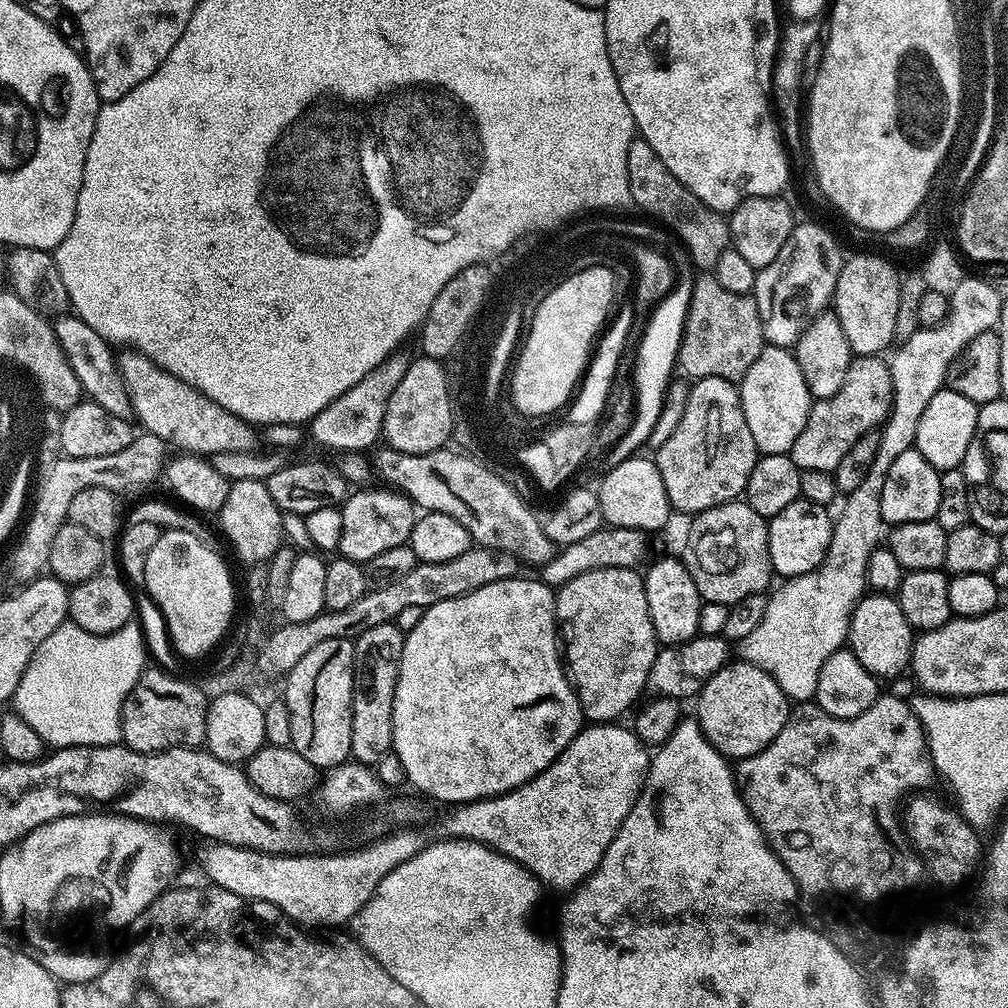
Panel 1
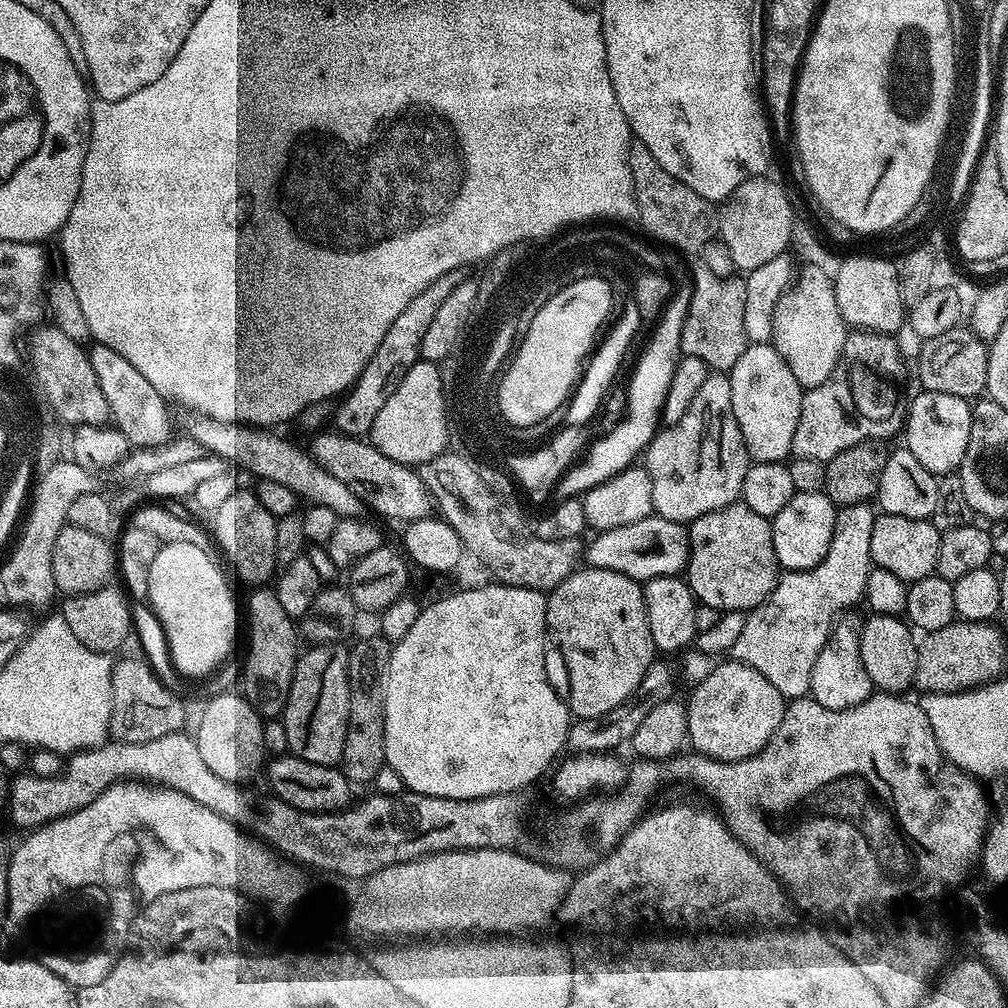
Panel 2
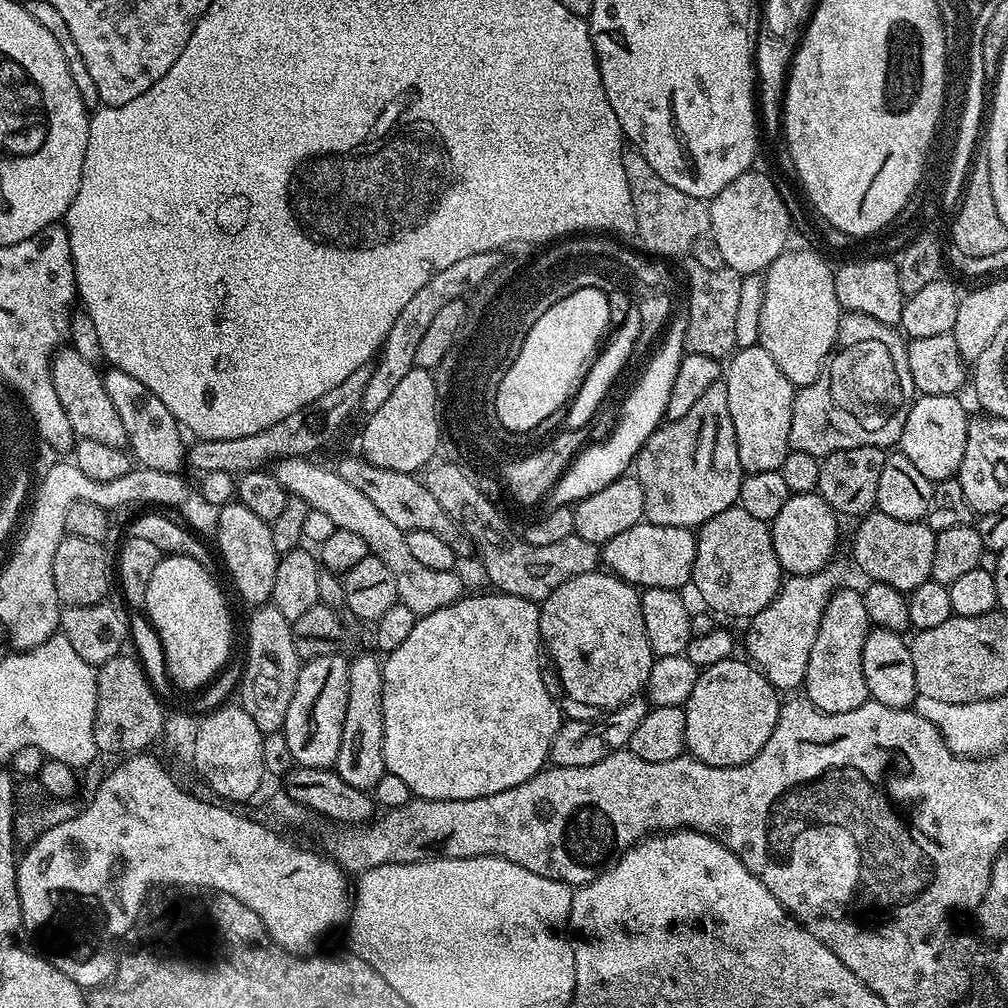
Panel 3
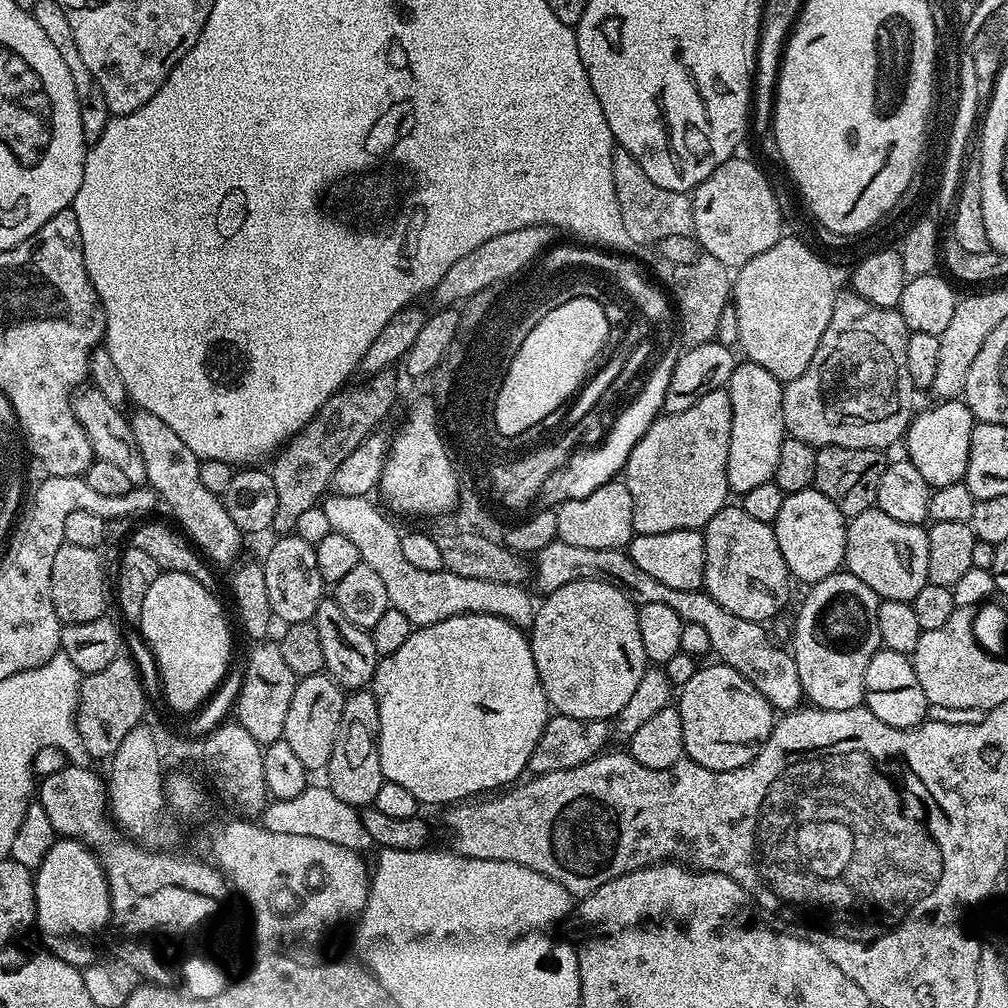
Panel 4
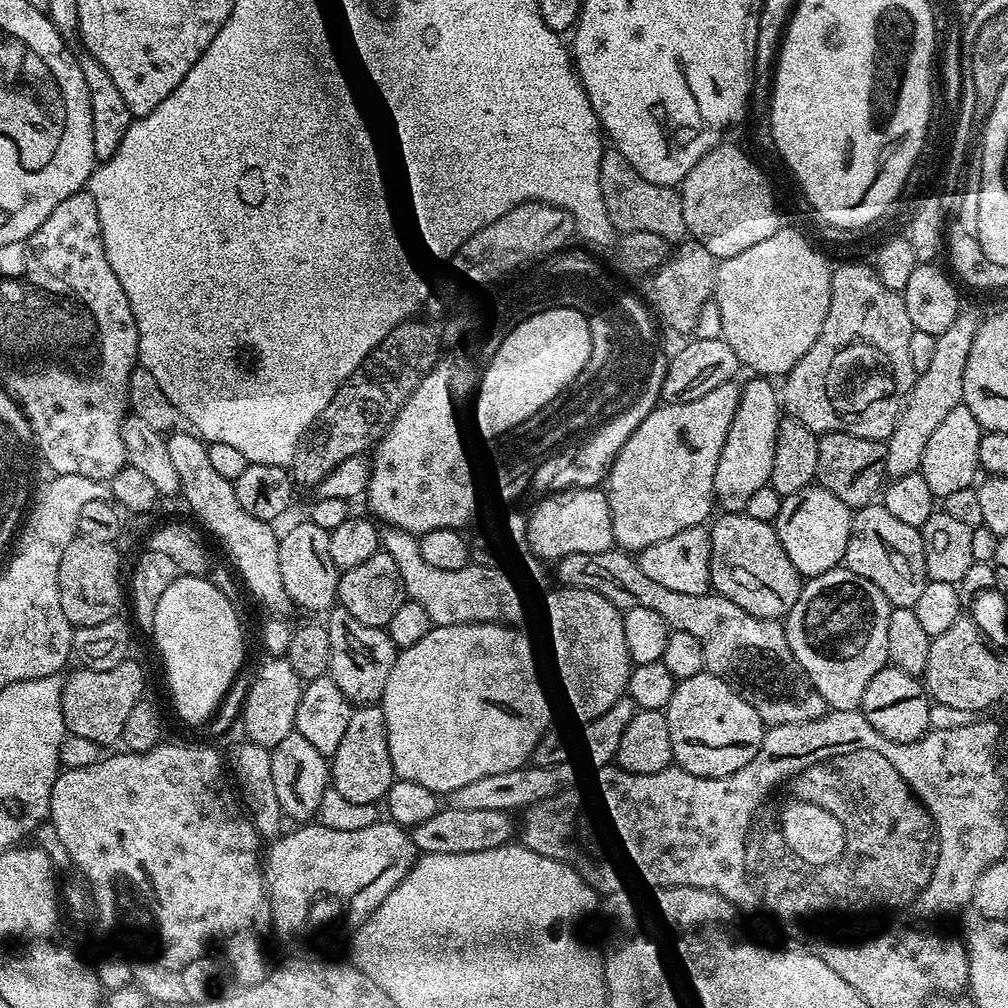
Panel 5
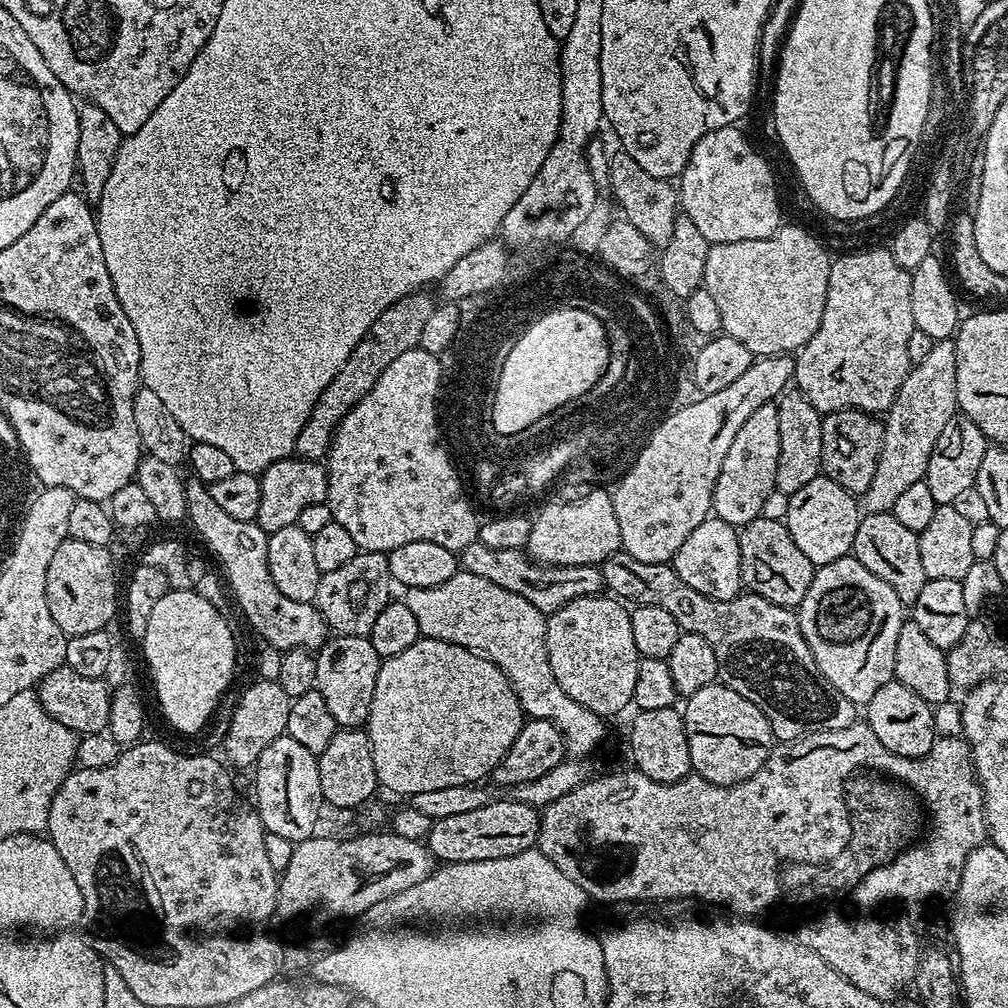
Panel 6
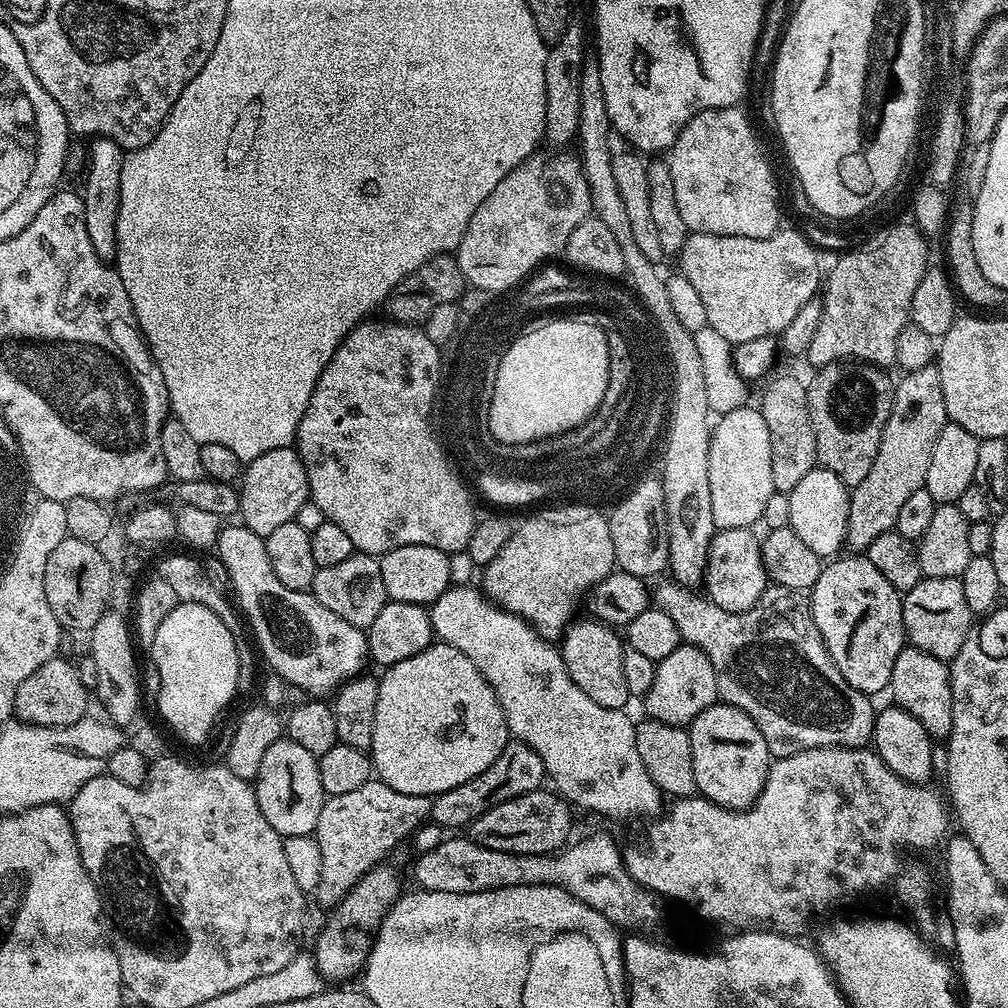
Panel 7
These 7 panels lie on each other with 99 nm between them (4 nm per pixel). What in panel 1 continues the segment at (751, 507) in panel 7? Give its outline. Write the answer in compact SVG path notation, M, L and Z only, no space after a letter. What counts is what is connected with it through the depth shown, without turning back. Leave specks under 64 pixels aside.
M765 346L754 358L754 366L739 380L738 387L742 414L746 414L746 426L750 426L757 453L765 456L791 453L814 403L795 355L786 348Z

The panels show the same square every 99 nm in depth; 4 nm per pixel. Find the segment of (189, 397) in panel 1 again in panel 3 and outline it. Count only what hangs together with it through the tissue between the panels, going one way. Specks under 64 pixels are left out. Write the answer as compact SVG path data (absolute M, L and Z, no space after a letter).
M287 456L285 460L275 461L274 474L280 485L287 490L289 497L305 500L309 508L322 510L322 514L328 515L336 528L354 530L354 534L365 540L369 553L382 558L382 562L390 566L390 574L394 574L394 582L398 586L399 603L410 606L410 610L414 610L419 618L434 610L442 610L442 606L450 606L465 595L466 588L456 577L455 571L430 570L422 566L422 562L416 561L414 554L410 554L405 533L394 526L361 490L346 482L331 467L323 468L320 464L311 464L312 462L302 456Z

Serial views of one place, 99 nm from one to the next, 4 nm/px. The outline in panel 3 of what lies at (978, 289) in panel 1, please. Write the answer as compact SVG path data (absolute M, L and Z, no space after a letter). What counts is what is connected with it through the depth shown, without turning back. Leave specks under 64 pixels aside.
M831 571L815 572L809 576L789 575L780 585L780 593L773 598L770 606L762 609L757 616L747 621L748 633L742 636L742 648L745 648L747 659L764 673L764 677L779 691L786 692L792 688L799 689L804 683L806 666L810 662L810 650L814 646L814 638L818 634L818 626L822 622L822 614L826 610L832 593L837 591L838 583L831 576Z

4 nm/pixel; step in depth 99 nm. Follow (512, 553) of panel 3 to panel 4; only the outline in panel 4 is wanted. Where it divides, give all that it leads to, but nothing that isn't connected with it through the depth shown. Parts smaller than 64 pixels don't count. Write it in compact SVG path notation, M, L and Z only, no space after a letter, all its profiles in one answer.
M559 538L551 540L542 551L535 553L536 584L541 593L547 594L579 580L611 581L621 588L633 601L643 604L665 604L680 615L680 619L690 624L700 624L706 634L710 634L712 652L723 663L738 670L776 710L795 710L801 707L802 693L800 679L796 669L796 659L787 647L779 648L768 637L763 623L738 618L730 610L726 610L713 596L703 590L674 590L658 578L650 578L646 570L637 566L627 551L618 548L587 548L586 546L570 546L570 542L562 542Z

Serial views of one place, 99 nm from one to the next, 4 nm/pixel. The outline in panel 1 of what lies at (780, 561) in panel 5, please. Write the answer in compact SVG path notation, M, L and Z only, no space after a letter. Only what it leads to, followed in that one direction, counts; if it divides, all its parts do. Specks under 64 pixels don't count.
M743 499L714 506L705 512L695 513L688 537L684 540L682 559L694 586L698 586L701 601L710 604L733 605L750 598L750 594L769 591L768 583L774 580L768 545L768 520Z

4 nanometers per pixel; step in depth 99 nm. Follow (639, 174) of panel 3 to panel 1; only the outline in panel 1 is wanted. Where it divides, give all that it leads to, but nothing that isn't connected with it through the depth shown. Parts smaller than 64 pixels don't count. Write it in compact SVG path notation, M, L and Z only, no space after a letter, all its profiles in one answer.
M639 138L630 142L630 150L626 154L626 170L630 182L632 203L645 212L645 217L659 222L678 241L688 247L694 263L700 270L715 269L722 250L730 246L730 224L721 213L714 211L706 202L702 202L690 189L682 186L670 170L666 170L666 162L654 154L653 148Z

